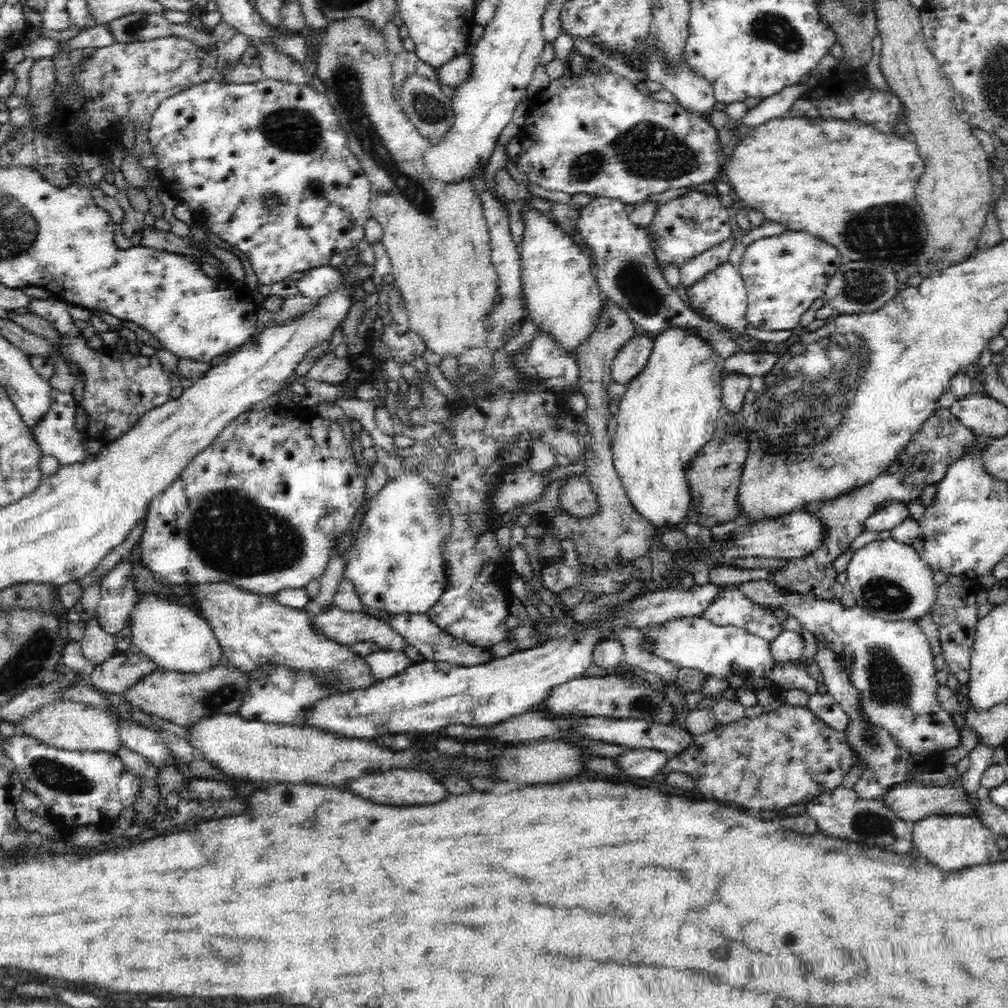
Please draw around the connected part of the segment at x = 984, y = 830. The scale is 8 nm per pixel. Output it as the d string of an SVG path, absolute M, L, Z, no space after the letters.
M926 815L913 822L913 844L917 856L944 871L957 871L976 865L998 862L1002 858L996 846L997 836L976 817L964 815Z

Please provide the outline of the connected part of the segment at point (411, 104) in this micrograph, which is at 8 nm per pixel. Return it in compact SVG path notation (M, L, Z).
M410 74L402 82L399 105L405 116L428 139L441 137L453 123L453 108L441 83Z

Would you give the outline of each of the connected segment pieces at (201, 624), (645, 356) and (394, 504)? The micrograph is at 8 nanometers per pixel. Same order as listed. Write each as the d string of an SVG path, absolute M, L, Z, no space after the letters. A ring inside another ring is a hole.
M140 594L140 600L134 602L129 618L132 618L132 626L128 626L127 634L134 651L145 654L160 668L181 673L199 673L216 666L223 655L210 622L198 614L192 604L182 606L178 600L168 600L166 596Z
M636 336L626 342L611 366L611 380L618 384L629 384L647 366L652 353L649 336Z
M410 471L390 479L371 501L372 508L364 513L358 535L343 556L346 563L343 578L354 584L363 606L393 615L426 614L444 594L444 582L449 576L442 542L450 538L450 518L436 514L438 490L424 475Z

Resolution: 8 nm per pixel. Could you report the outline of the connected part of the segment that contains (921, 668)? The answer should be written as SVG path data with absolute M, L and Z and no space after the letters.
M767 579L734 584L748 598L770 610L786 610L798 619L798 622L810 630L813 636L835 653L839 666L850 677L852 686L858 689L862 714L866 721L874 723L892 733L898 745L905 746L910 753L923 753L924 751L944 751L960 745L960 731L956 727L952 715L946 712L938 702L936 687L936 667L934 667L935 654L922 632L920 625L914 620L888 621L866 612L861 606L847 607L841 601L834 602L814 597L812 594L791 594L778 589L773 582Z

